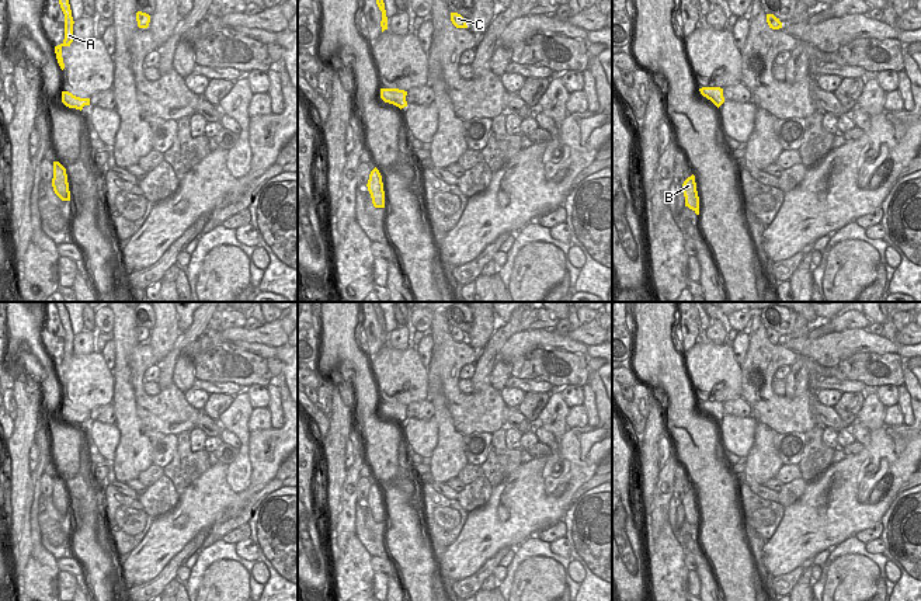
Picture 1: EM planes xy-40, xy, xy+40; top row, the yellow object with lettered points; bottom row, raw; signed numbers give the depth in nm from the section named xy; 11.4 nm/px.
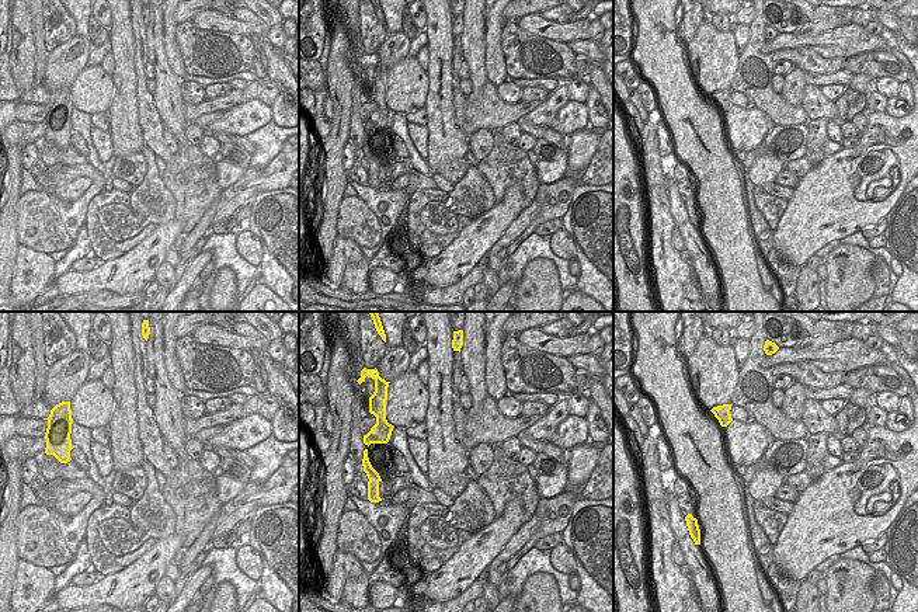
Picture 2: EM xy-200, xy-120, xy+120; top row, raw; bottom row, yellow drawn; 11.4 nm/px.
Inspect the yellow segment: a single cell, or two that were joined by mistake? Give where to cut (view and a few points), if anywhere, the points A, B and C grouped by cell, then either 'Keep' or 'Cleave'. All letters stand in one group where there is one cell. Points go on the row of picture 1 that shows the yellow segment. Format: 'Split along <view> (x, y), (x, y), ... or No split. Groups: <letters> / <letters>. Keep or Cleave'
Split along xy (381, 91), (393, 98), (400, 107). Groups: A B / C. Cleave

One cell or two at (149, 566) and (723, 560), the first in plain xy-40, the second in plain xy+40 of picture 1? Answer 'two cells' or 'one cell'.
two cells

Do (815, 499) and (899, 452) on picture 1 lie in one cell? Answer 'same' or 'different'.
same

